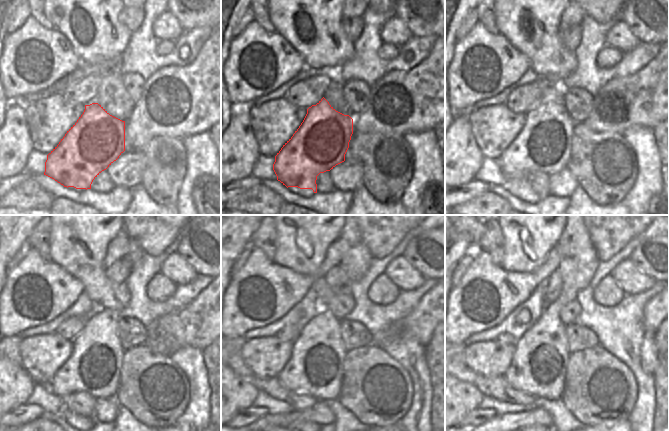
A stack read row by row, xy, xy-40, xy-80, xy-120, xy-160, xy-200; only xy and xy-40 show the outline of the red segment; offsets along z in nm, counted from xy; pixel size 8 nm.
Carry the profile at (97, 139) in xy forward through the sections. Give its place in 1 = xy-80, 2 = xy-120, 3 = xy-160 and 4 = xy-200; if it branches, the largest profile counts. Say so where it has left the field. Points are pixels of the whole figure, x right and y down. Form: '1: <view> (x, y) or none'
1: xy-80 (544, 143)
2: xy-120 (94, 367)
3: xy-160 (316, 365)
4: xy-200 (539, 364)

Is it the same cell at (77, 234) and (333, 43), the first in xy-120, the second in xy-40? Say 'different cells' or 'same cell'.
same cell

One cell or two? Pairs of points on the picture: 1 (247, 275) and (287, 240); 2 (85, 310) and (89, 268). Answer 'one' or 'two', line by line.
1: two
2: two

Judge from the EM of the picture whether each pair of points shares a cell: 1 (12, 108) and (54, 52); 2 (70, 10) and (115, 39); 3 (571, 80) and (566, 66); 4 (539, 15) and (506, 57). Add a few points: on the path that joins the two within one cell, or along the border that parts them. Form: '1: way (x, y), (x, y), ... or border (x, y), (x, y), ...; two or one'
1: border (18, 100), (10, 103); two
2: way (70, 27), (81, 45), (87, 46), (98, 39); one
3: border (574, 52), (576, 67), (561, 81); two
4: border (499, 32), (526, 56), (530, 64); two

